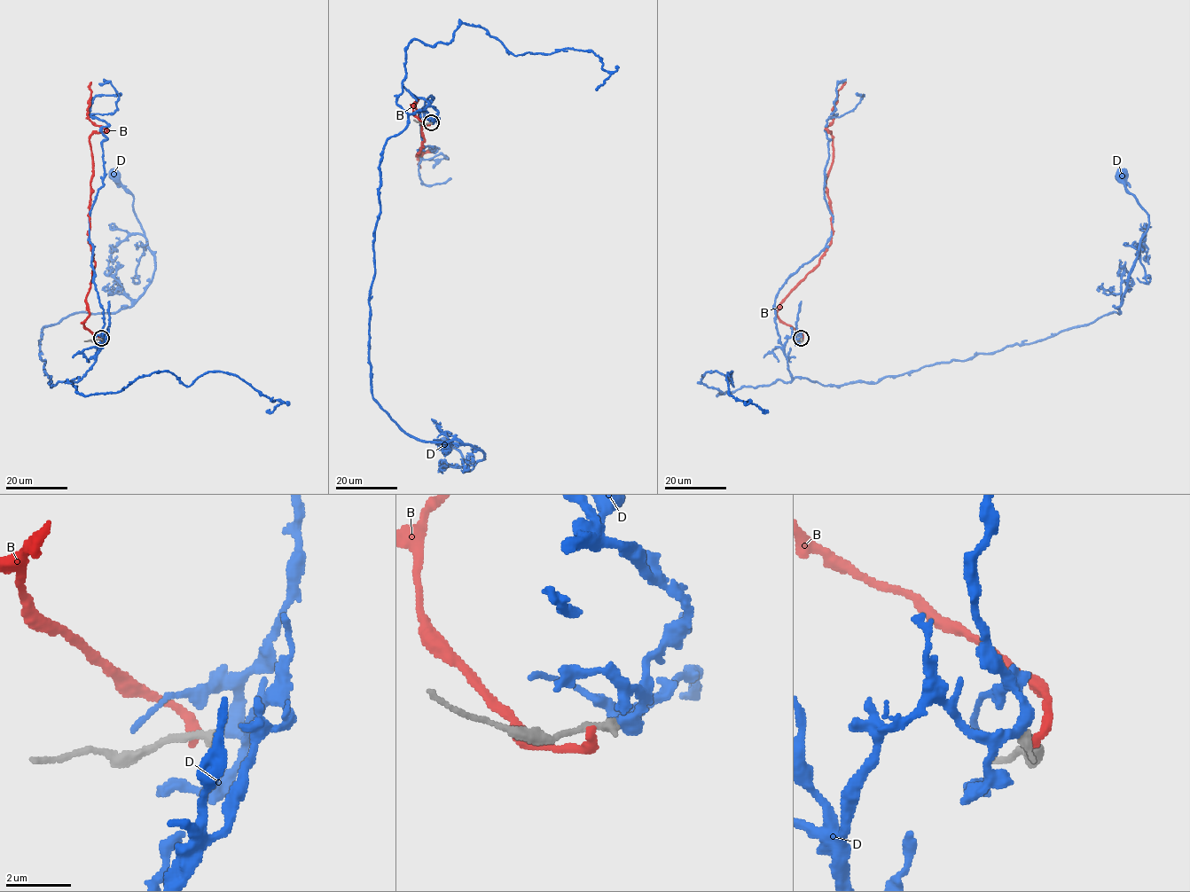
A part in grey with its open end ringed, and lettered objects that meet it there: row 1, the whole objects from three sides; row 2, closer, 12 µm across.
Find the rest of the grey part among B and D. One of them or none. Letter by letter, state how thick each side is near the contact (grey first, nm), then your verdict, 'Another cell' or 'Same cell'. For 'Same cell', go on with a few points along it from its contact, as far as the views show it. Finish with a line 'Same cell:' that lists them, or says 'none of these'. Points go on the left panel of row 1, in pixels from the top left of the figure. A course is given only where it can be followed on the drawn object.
B: Thickness 380 nm (grey) against 280 nm. Another cell
D: Thickness 340 nm (grey) against 320 nm. Same cell. Its course: (102, 338), (81, 379), (50, 384), (42, 329), (78, 312), (129, 307), (153, 276), (133, 196), (114, 176)
Same cell: D

